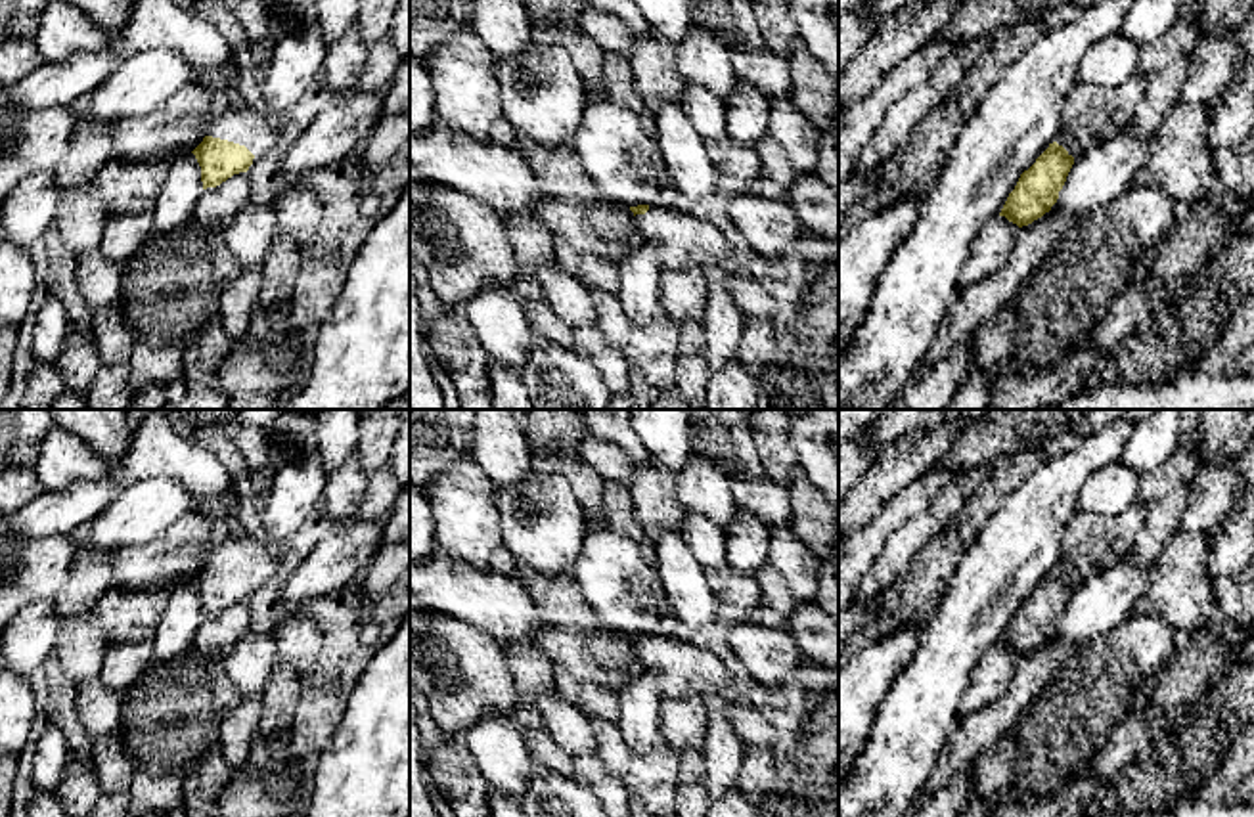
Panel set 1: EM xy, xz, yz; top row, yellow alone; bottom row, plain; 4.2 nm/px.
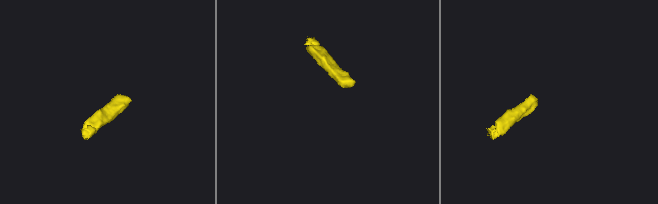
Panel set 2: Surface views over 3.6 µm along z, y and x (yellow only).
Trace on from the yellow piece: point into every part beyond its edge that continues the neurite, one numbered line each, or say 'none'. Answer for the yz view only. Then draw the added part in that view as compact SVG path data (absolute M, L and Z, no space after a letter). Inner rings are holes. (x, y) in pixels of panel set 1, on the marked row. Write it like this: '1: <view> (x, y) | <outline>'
none

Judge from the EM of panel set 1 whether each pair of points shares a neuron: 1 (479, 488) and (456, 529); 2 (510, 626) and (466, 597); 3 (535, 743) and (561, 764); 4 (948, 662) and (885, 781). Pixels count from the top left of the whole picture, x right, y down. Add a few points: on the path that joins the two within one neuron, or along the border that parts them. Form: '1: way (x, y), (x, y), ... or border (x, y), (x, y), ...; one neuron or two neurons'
1: way (470, 498), (464, 504), (464, 519); one neuron
2: way (498, 615), (477, 597); one neuron
3: way (540, 747), (556, 758); one neuron
4: way (929, 691), (900, 752); one neuron

